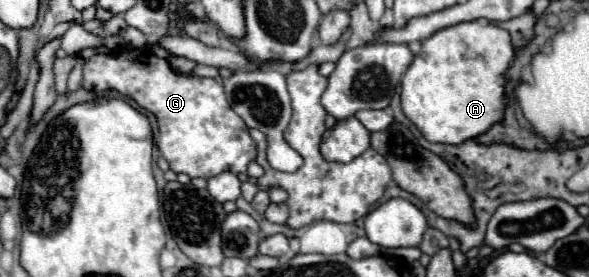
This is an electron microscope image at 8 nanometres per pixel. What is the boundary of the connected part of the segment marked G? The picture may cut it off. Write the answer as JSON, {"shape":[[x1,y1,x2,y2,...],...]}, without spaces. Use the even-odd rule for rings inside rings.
{"shape":[[121,50,117,54,95,54,91,56,83,66,83,80,81,88,89,92,105,92,105,90,117,90,123,96,133,98,141,108,149,110,157,118,159,138,157,146,163,158,169,162,169,168,173,172,183,172,191,178,211,178,221,172,247,172,247,164,255,158,255,142,249,136,249,128,245,122,231,110,223,86,215,82,213,78,199,78,199,76,185,76,171,68,171,64,165,58,155,56,149,52,147,62,137,62,129,58,129,50]]}

